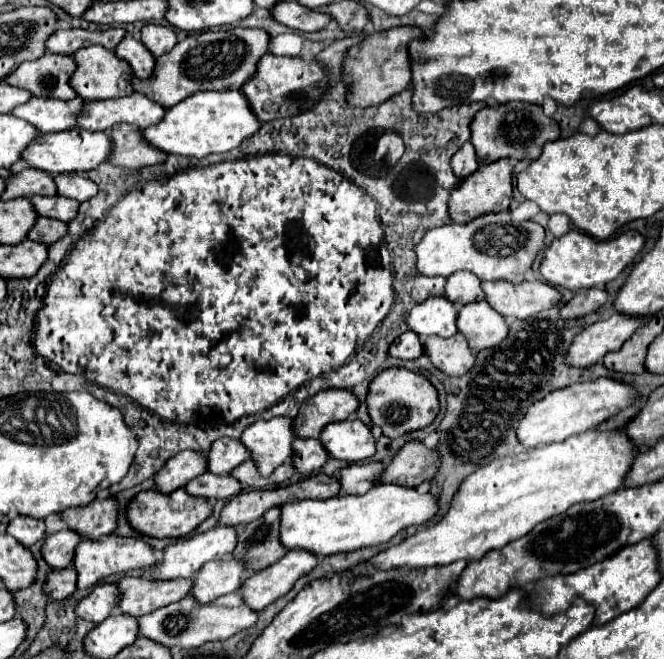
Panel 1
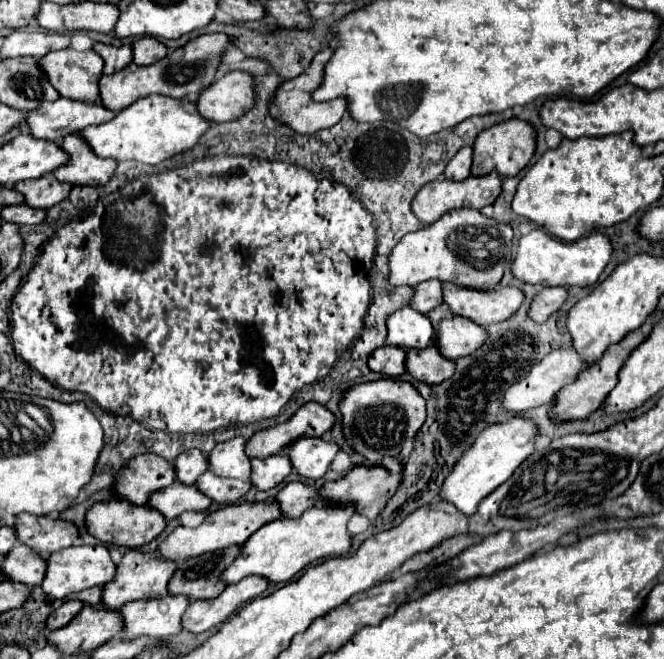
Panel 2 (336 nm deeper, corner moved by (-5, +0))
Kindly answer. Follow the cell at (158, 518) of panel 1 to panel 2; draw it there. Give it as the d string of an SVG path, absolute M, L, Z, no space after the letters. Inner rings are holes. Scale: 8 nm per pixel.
M115 497L105 503L95 503L85 515L85 527L89 535L99 539L101 543L137 549L141 545L151 543L165 529L165 519L161 513L149 509L147 505L133 505L133 503L127 503L125 499Z

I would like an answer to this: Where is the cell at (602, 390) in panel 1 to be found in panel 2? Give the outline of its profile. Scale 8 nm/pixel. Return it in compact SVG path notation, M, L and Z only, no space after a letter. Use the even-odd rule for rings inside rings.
M513 417L487 427L477 435L475 443L463 451L461 459L445 477L439 499L455 505L463 515L473 515L477 511L477 505L501 483L505 483L513 475L513 471L535 451L535 439L537 429L533 421L525 417Z

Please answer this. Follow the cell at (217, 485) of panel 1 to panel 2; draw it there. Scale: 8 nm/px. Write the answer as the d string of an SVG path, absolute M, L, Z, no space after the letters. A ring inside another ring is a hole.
M173 483L161 491L153 491L147 505L157 509L165 519L175 519L183 511L205 511L211 505L211 499L201 495L195 485Z

